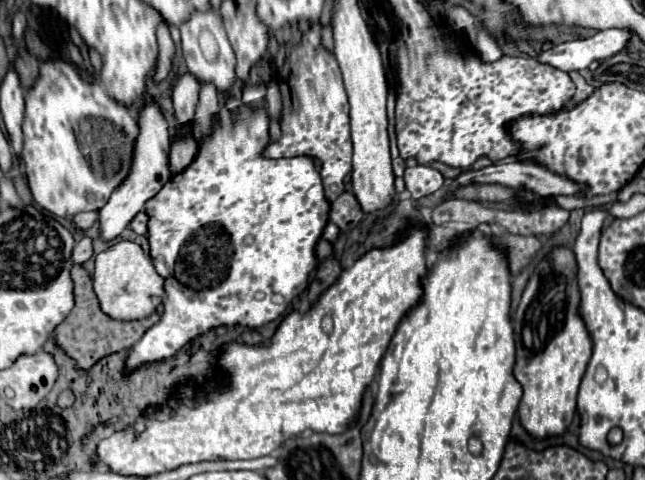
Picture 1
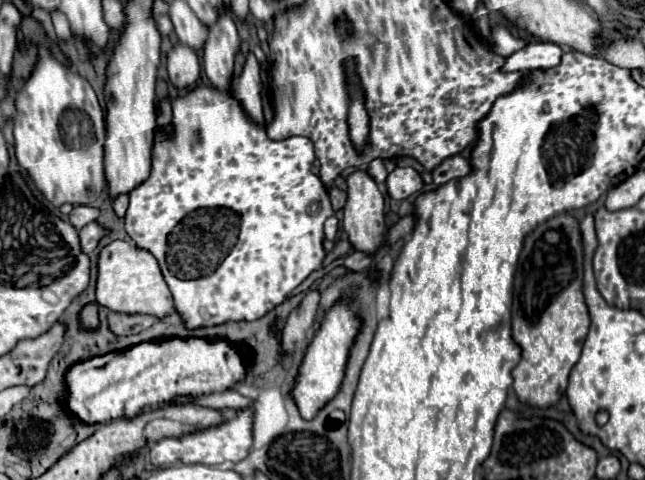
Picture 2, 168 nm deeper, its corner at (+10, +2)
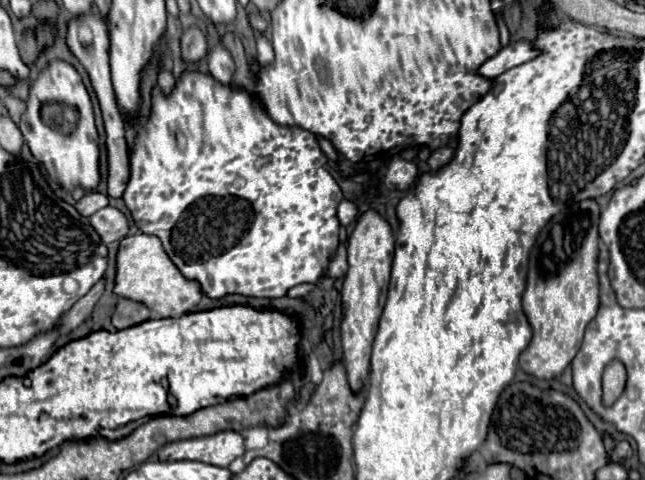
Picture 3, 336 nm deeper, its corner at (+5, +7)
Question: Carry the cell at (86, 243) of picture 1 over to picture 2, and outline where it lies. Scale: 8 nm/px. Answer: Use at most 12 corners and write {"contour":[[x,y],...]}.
{"contour":[[98,221],[80,229],[84,253],[92,253],[108,229]]}

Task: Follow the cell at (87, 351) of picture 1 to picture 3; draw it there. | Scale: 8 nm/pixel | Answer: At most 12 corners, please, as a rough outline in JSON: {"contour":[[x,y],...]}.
{"contour":[[121,298],[111,324],[117,330],[151,320],[149,308]]}

